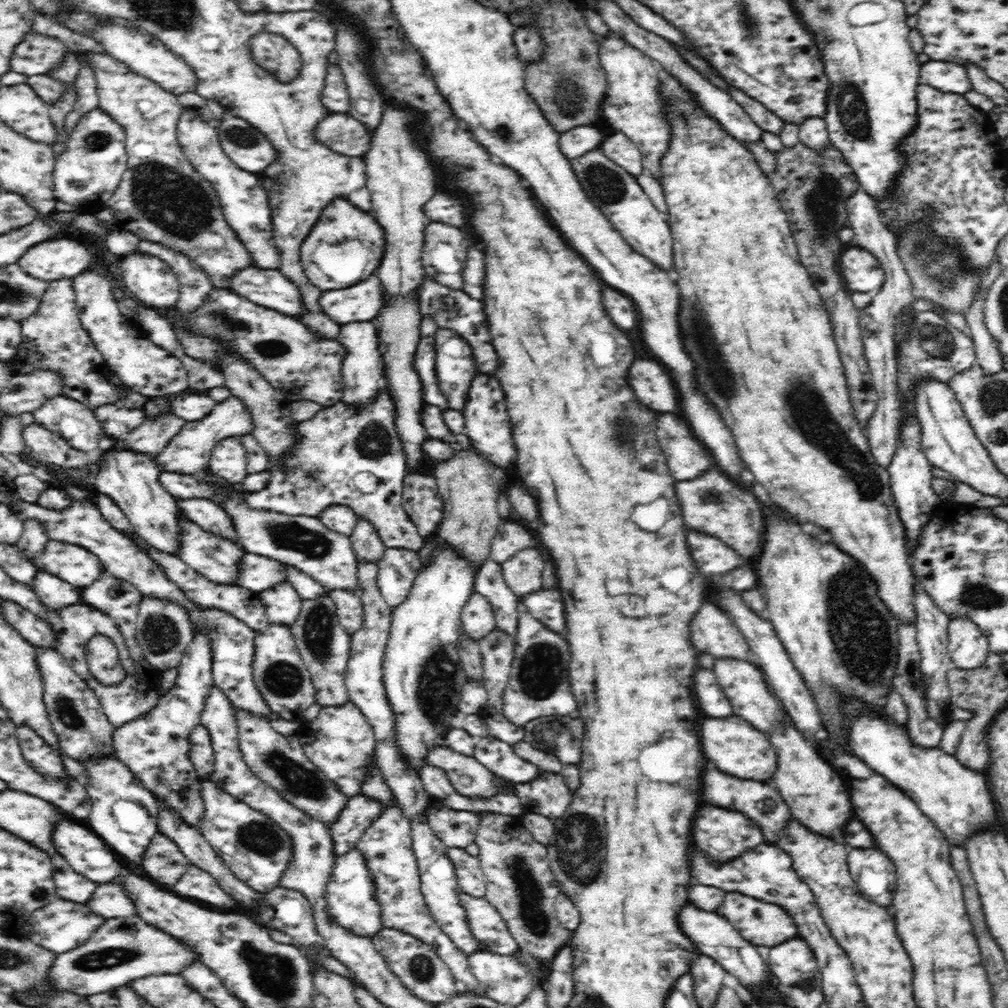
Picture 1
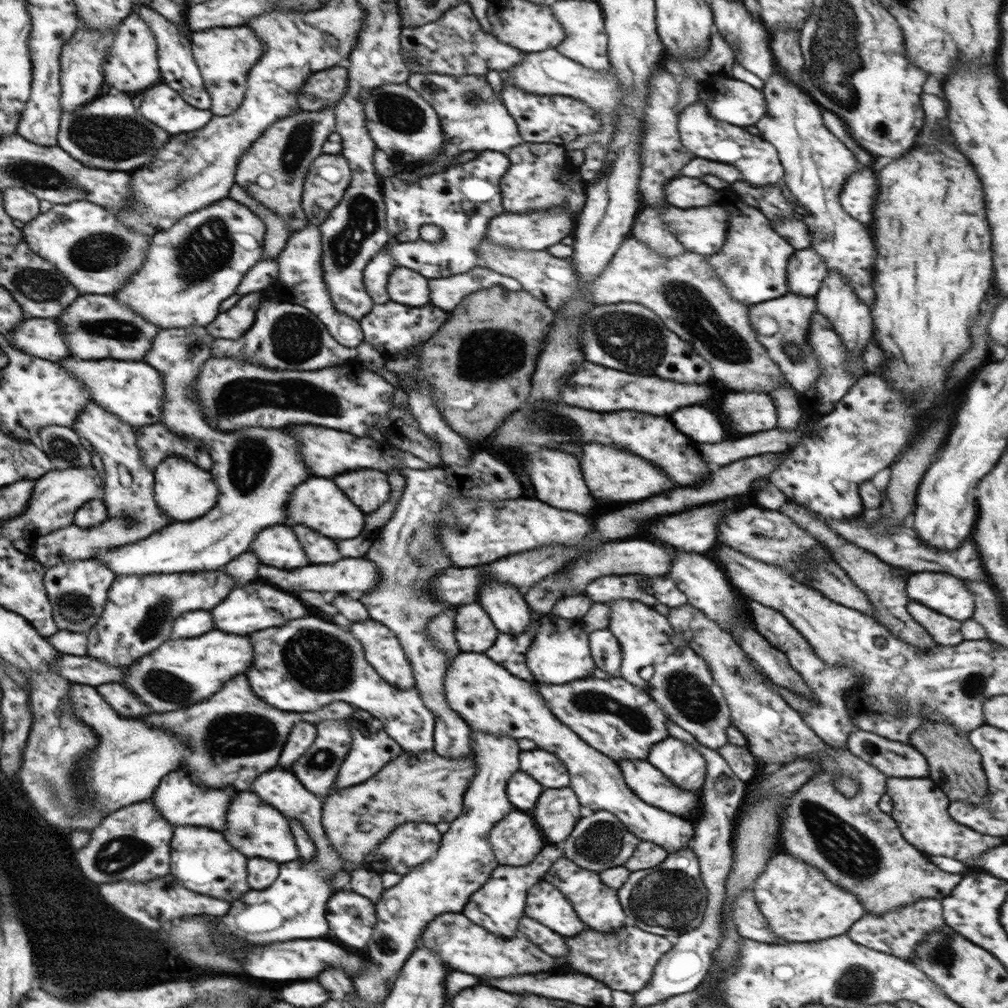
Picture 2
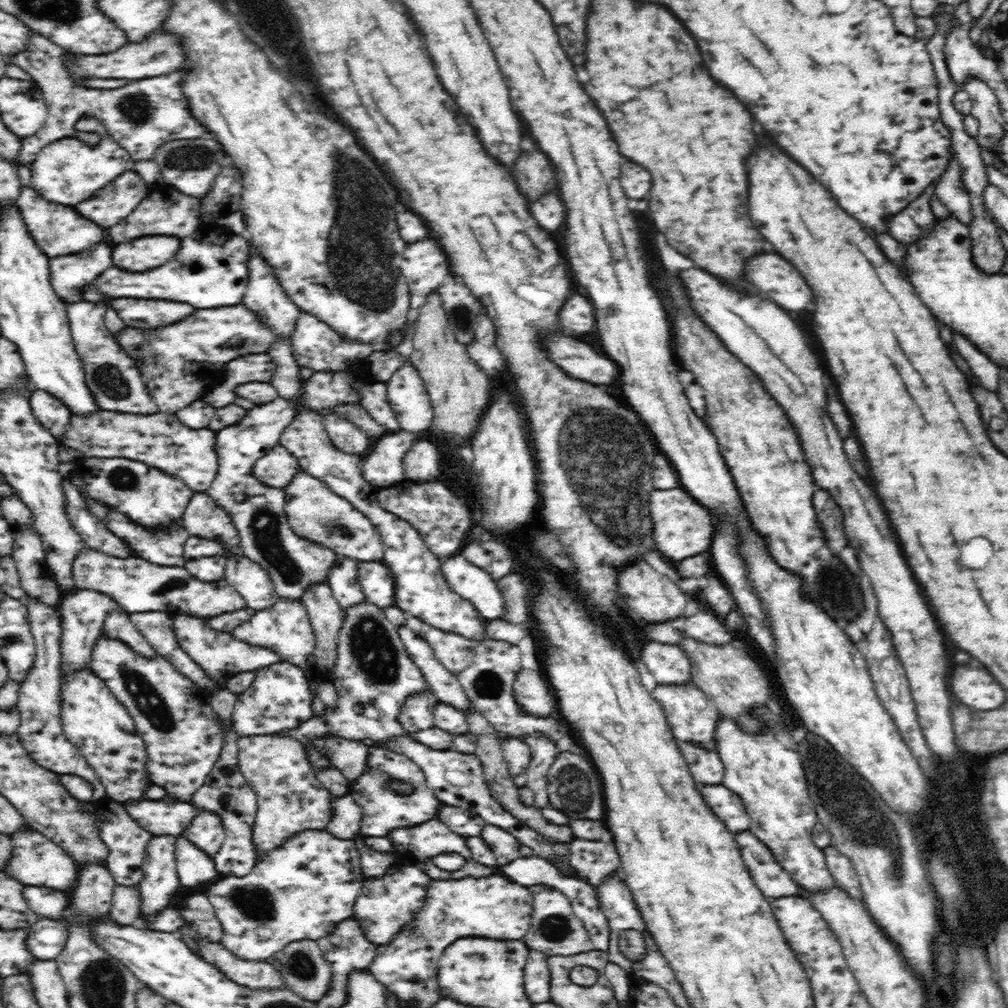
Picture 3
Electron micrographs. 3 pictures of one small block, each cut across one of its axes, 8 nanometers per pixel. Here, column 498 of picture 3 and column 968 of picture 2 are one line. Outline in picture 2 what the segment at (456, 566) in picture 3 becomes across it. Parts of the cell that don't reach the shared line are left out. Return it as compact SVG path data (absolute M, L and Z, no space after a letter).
M917 572L909 575L906 585L910 600L919 602L944 616L963 622L973 618L974 597L965 579L947 572Z

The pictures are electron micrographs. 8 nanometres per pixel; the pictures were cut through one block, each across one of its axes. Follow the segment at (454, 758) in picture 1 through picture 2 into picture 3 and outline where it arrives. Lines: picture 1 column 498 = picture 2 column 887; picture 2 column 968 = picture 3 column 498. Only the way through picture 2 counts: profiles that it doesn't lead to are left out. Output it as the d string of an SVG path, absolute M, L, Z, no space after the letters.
M486 824L482 830L481 837L488 842L488 847L493 851L499 867L511 864L521 856L520 843L510 833L493 824Z

